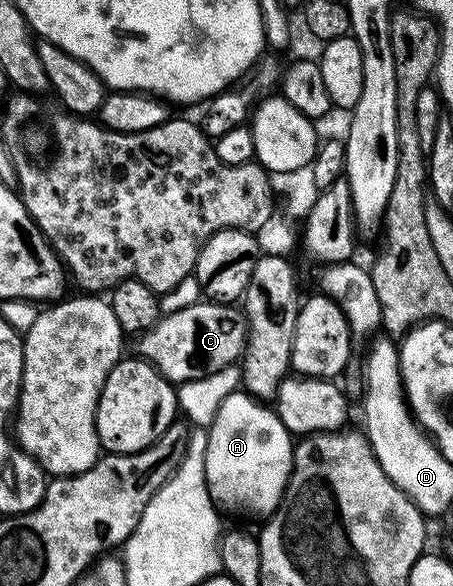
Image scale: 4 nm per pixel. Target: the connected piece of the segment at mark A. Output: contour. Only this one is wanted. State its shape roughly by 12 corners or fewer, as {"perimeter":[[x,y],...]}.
{"perimeter":[[239,389],[204,459],[223,512],[271,516],[292,474],[271,408]]}

